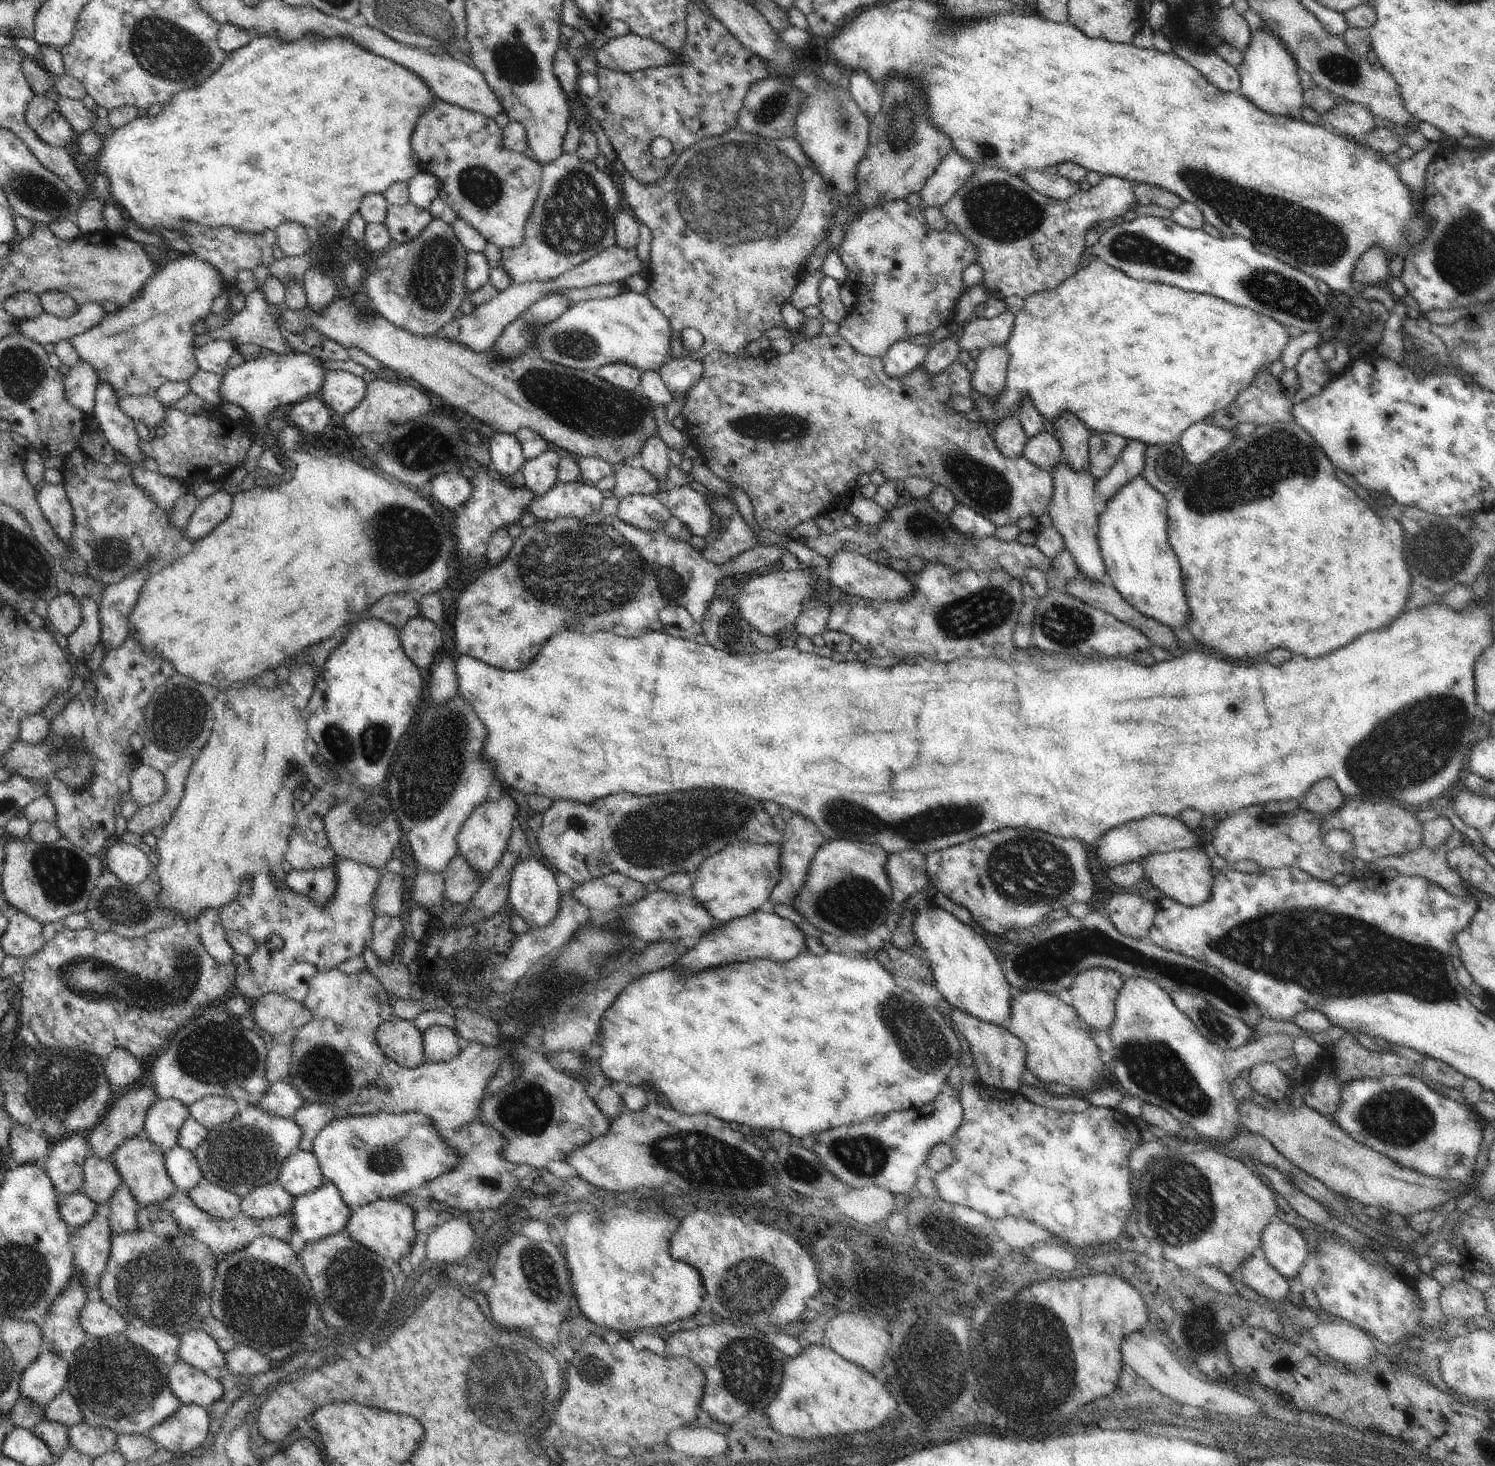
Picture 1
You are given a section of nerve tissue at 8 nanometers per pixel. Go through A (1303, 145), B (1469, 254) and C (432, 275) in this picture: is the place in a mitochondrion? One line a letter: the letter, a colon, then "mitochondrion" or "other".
A: other
B: mitochondrion
C: mitochondrion

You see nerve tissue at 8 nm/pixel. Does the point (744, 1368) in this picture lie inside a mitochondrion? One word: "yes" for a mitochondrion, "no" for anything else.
yes

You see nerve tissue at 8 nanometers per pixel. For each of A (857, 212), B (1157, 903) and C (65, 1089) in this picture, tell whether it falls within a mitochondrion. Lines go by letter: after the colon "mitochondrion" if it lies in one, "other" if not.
A: other
B: other
C: mitochondrion

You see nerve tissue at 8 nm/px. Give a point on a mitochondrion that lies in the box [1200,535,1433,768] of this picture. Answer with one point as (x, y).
(1236, 706)

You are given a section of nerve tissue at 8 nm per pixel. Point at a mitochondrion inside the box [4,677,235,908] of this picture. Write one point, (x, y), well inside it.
(75, 760)

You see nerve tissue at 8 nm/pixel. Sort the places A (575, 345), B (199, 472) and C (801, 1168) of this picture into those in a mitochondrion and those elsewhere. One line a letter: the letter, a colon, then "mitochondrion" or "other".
A: mitochondrion
B: other
C: mitochondrion

